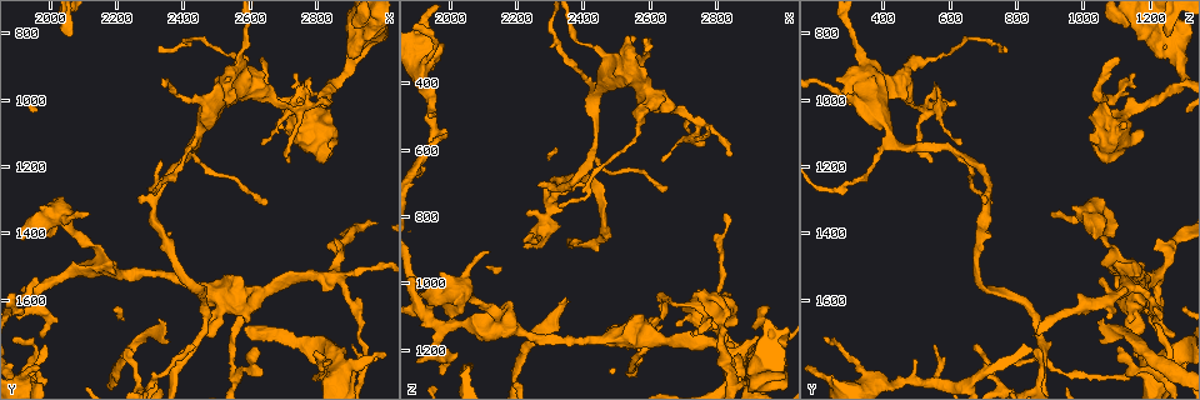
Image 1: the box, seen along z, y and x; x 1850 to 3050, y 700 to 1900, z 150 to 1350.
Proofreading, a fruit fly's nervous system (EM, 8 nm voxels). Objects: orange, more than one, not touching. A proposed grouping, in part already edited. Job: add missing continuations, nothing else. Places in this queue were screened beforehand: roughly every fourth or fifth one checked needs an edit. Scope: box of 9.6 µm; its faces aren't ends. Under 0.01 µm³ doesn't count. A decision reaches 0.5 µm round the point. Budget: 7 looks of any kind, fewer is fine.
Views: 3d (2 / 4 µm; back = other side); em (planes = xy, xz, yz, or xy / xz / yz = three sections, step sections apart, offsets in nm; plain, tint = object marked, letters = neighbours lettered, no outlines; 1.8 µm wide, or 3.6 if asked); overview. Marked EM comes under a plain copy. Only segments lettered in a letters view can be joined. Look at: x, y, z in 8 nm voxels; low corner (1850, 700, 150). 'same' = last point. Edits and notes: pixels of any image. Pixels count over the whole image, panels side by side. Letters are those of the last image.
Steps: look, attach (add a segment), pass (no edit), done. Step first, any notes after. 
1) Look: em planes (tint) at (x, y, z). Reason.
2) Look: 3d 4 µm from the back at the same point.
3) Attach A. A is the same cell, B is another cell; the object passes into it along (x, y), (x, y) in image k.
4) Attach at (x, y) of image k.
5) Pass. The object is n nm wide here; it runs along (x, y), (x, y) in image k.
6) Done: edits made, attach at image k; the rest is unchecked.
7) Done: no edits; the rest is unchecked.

Look: em planes (letters) at (2560, 890, 520). Sudden change in width.

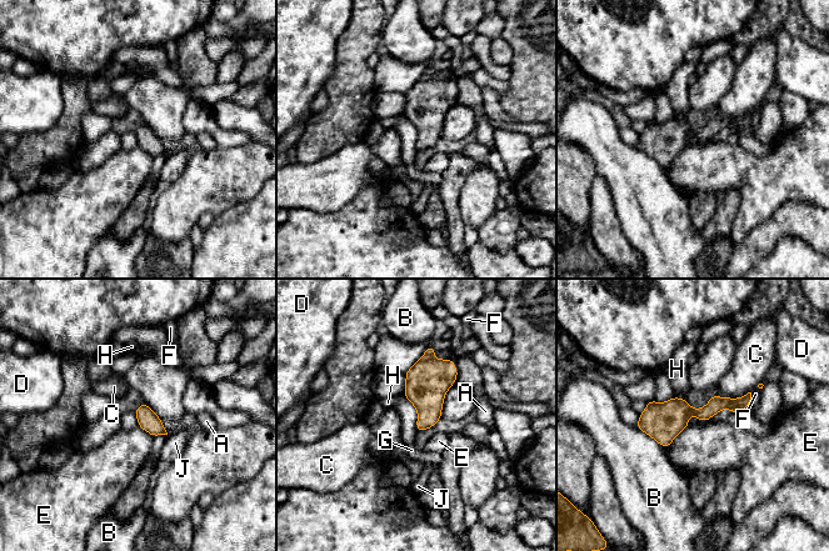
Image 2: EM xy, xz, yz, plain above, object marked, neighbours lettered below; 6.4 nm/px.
Pass. The longest contact is with C, 260 nm; A, B, C, D, E, F, G, H and J are other cells; a border runs along (689, 425), (669, 445) in image 2; none of them fits.

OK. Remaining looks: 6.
Look: 3d 4 µm at (2650, 1310, 720).

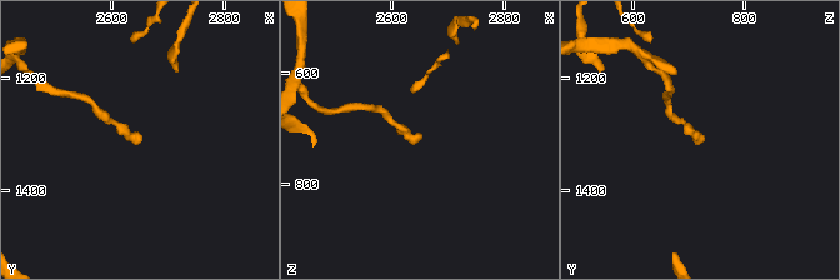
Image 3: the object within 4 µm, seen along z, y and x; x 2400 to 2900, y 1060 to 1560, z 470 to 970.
Look: em planes (letters) at (2650, 1315, 710).

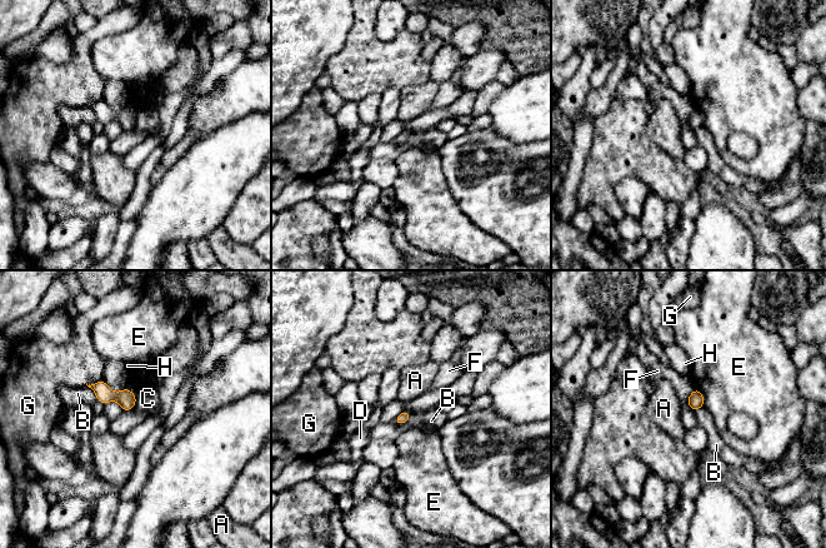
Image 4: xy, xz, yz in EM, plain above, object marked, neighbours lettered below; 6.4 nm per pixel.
Pass. A, B, C, D, E, F, G and H are other cells; a border runs along (412, 413), (401, 424), (393, 422) in image 4; no lettered segment goes on from it.

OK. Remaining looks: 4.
Look: 3d 4 µm at (2630, 870, 1110). Tapers out.

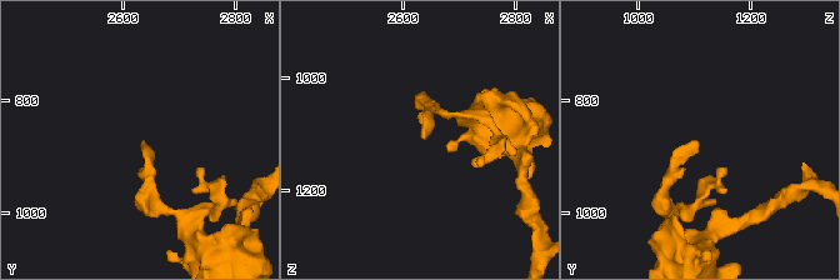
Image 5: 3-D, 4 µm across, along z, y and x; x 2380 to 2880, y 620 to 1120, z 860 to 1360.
Look: em planes (letters) at (2630, 870, 1105). Need the tissue.

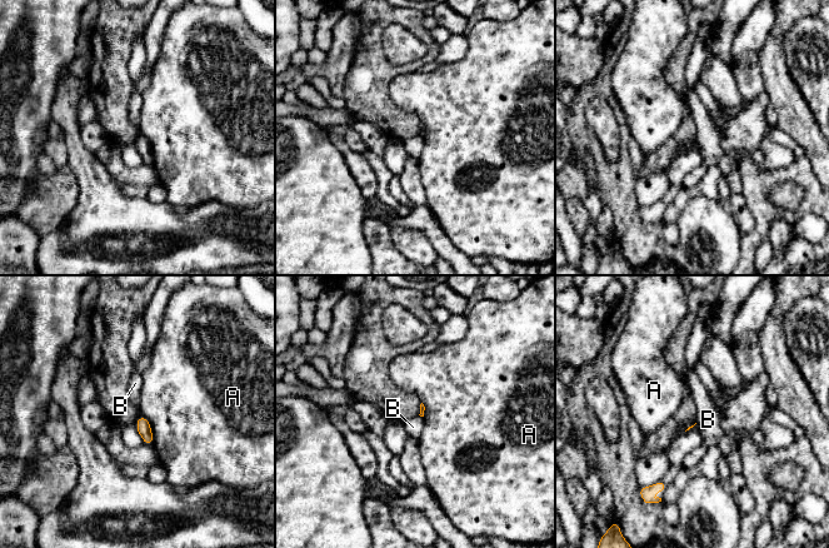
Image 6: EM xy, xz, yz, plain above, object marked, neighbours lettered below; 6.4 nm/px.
Pass. A and B are other cells; a border runs along (140, 414), (135, 423) in image 6; none of them fits.

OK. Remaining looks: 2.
Done: no edits; the rest is unchecked.

